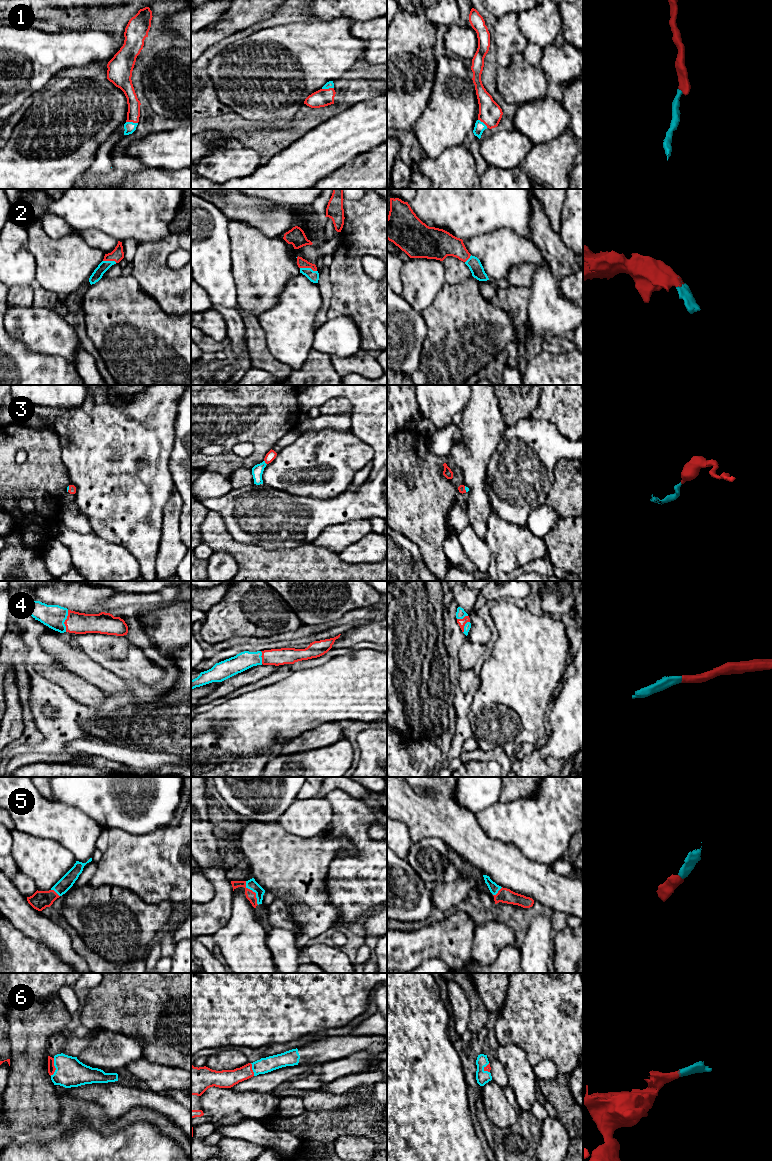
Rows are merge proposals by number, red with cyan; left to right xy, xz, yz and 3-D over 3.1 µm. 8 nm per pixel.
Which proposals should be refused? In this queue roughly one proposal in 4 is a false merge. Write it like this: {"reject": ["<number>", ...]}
{"reject": []}

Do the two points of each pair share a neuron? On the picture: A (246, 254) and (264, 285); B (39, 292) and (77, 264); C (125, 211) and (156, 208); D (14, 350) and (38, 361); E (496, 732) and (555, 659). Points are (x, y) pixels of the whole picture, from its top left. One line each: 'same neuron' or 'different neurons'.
A: same neuron
B: different neurons
C: same neuron
D: same neuron
E: same neuron

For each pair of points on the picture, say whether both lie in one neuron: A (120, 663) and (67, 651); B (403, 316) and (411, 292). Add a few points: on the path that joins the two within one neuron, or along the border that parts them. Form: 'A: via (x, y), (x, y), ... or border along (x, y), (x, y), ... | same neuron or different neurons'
A: border along (76, 645), (88, 656), (108, 669) | different neurons
B: border along (400, 294), (421, 313) | different neurons

